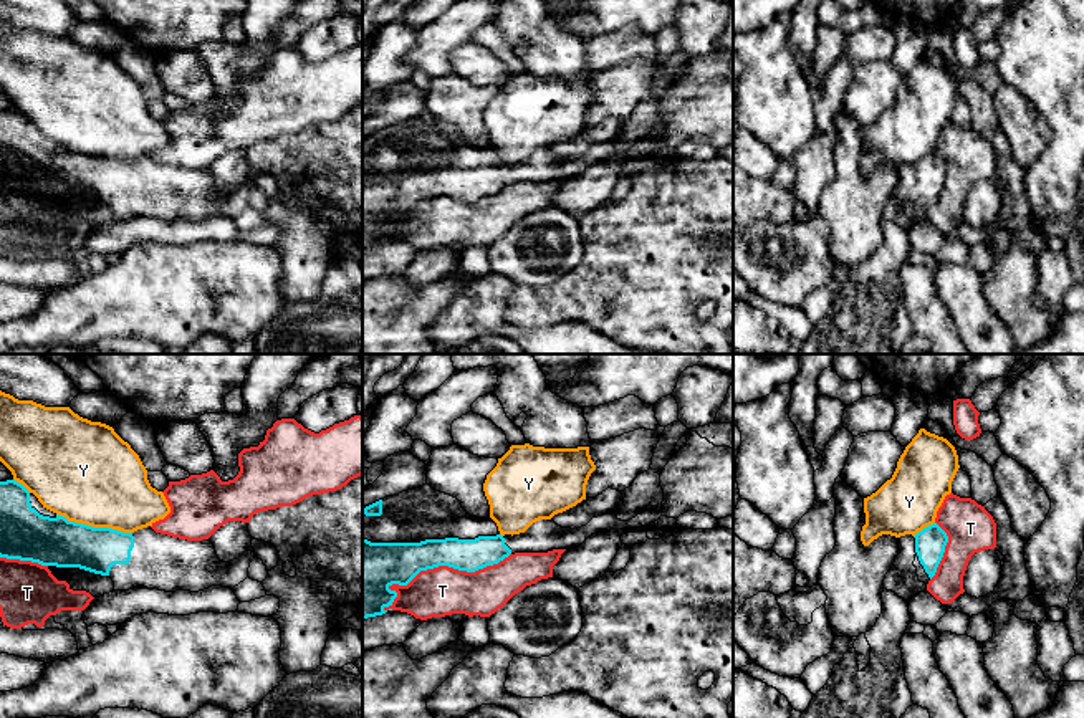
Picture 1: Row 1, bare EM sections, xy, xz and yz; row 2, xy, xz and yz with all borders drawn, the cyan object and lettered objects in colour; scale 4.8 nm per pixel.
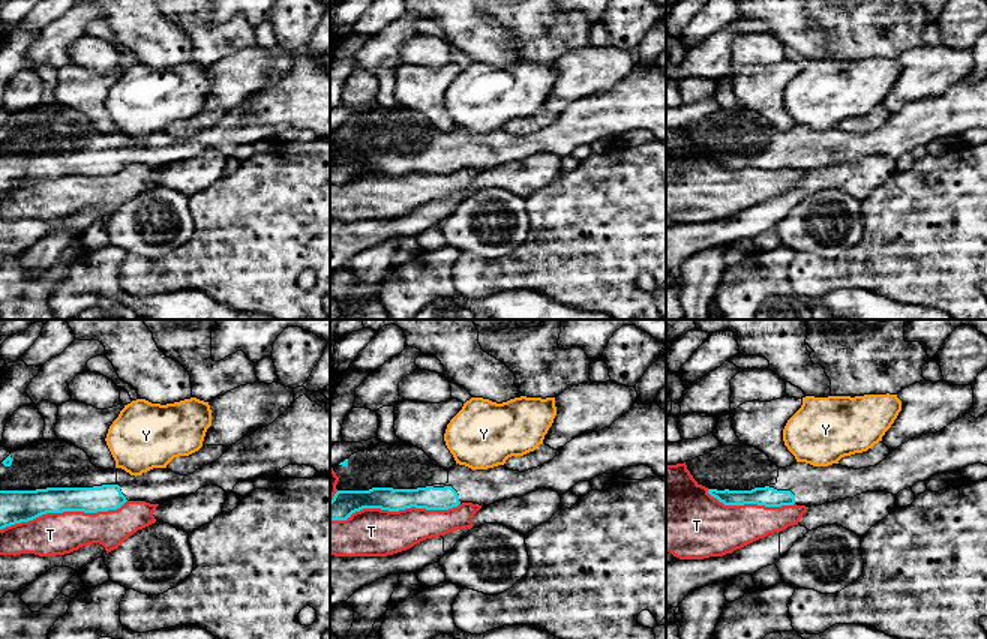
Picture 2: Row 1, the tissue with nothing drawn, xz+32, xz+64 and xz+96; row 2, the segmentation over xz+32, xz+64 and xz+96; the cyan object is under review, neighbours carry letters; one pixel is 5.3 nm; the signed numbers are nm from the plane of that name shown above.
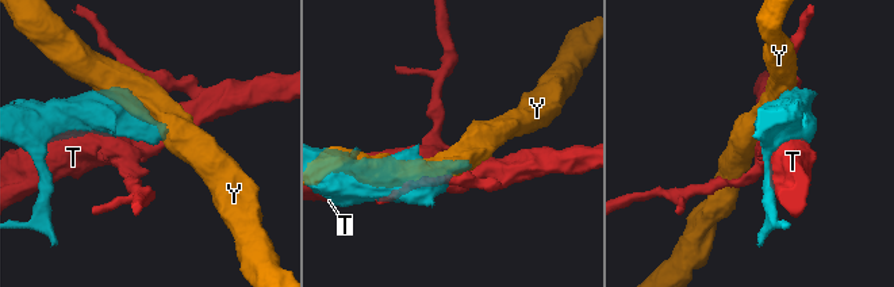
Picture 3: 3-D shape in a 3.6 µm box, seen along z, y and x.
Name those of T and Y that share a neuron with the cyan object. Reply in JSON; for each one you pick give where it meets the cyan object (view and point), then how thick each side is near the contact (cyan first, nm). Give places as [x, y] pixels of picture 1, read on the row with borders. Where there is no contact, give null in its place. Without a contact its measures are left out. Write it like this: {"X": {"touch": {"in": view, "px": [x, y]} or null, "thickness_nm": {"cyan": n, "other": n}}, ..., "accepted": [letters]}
{"accepted": []}

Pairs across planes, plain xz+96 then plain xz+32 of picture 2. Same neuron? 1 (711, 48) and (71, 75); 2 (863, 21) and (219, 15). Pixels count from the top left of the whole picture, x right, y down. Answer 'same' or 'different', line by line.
1: different
2: different

